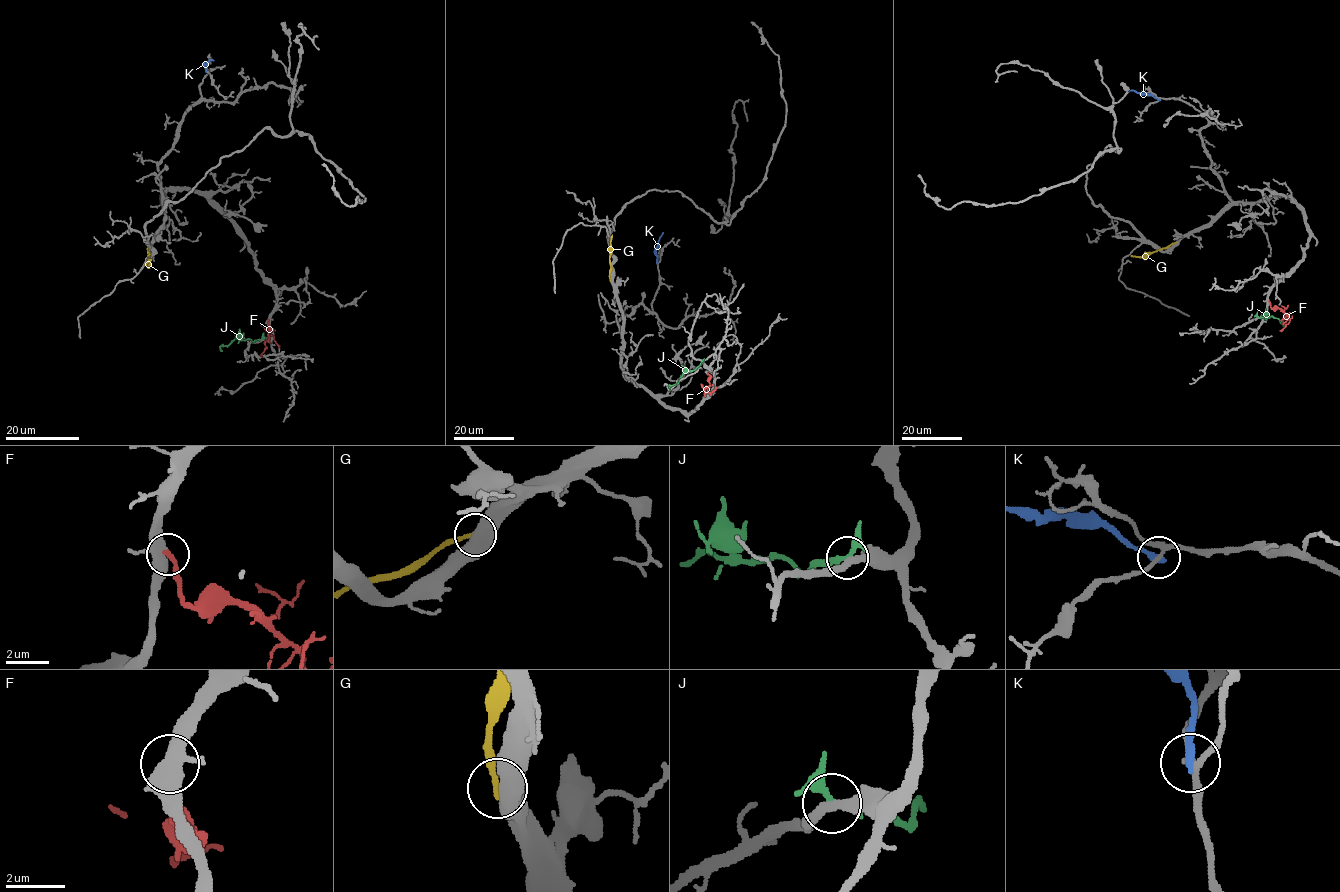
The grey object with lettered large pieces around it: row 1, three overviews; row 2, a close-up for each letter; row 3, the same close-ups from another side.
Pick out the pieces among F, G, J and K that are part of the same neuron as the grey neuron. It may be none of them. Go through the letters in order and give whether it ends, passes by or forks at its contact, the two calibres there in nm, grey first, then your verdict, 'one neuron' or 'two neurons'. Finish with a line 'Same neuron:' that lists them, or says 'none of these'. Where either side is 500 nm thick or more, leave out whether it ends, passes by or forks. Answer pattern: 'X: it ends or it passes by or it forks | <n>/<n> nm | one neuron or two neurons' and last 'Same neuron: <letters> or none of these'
F: it ends | 420/240 nm | one neuron
G: 650/200 nm | two neurons
J: it passes by | 320/220 nm | two neurons
K: it ends | 190/240 nm | two neurons
Same neuron: F

